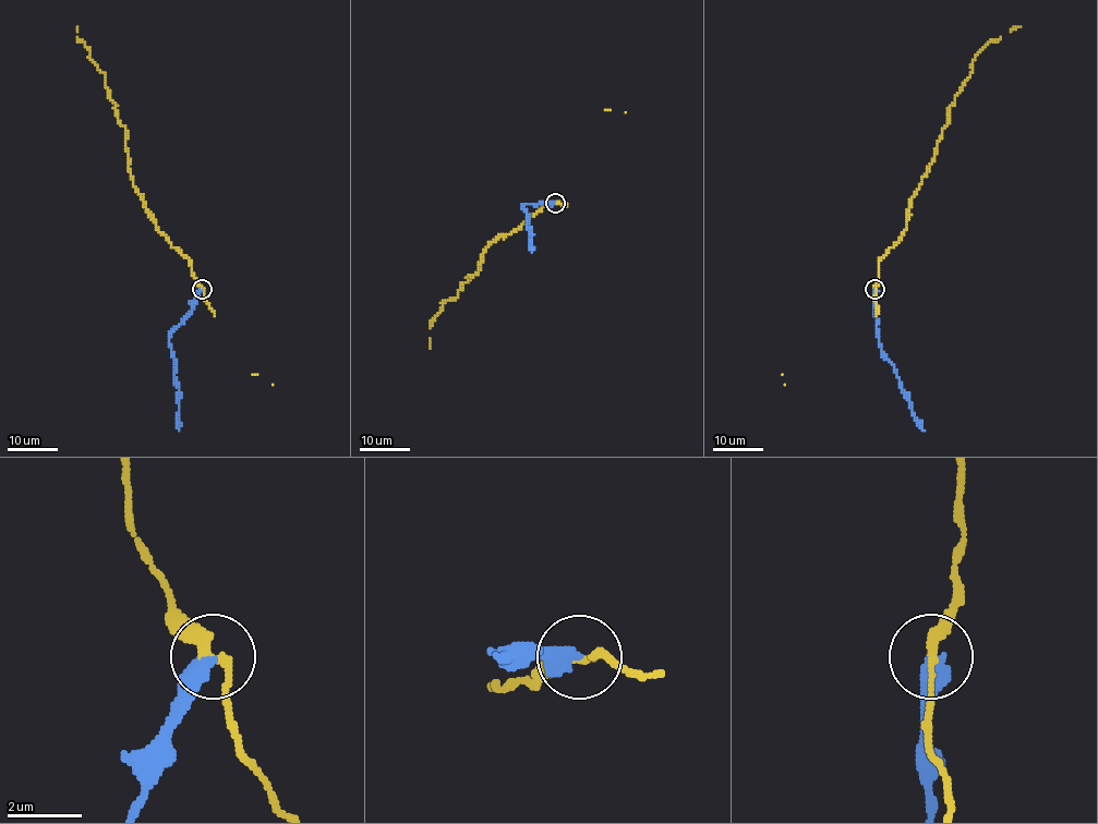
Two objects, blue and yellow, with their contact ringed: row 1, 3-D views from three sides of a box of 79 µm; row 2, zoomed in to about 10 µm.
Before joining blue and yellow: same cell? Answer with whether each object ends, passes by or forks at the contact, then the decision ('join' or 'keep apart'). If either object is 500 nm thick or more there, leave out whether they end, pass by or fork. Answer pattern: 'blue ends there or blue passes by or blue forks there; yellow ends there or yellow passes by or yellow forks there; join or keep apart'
blue ends there; yellow passes by; keep apart

